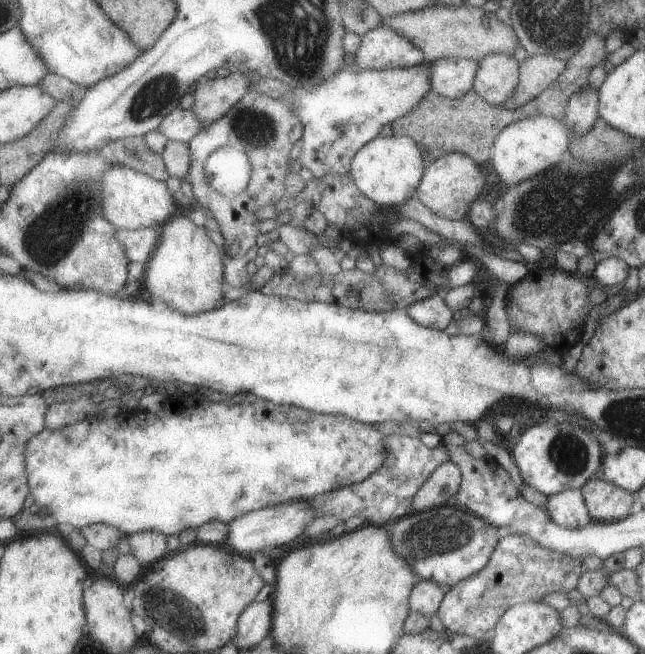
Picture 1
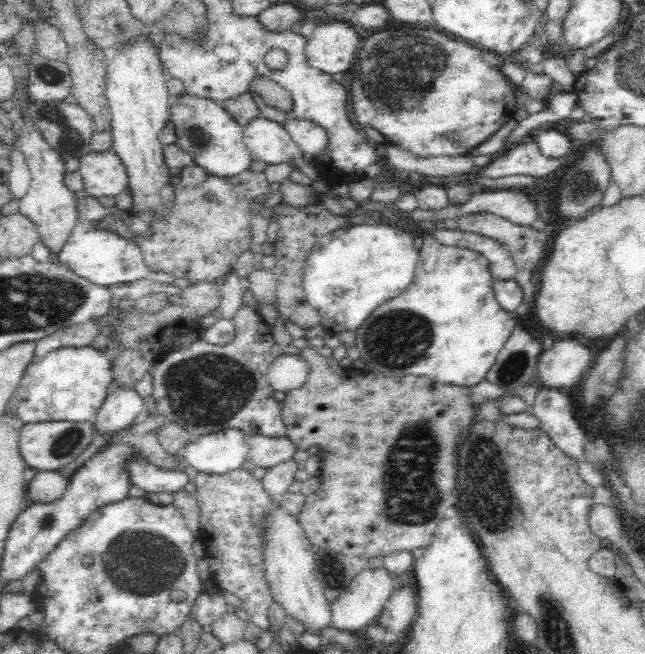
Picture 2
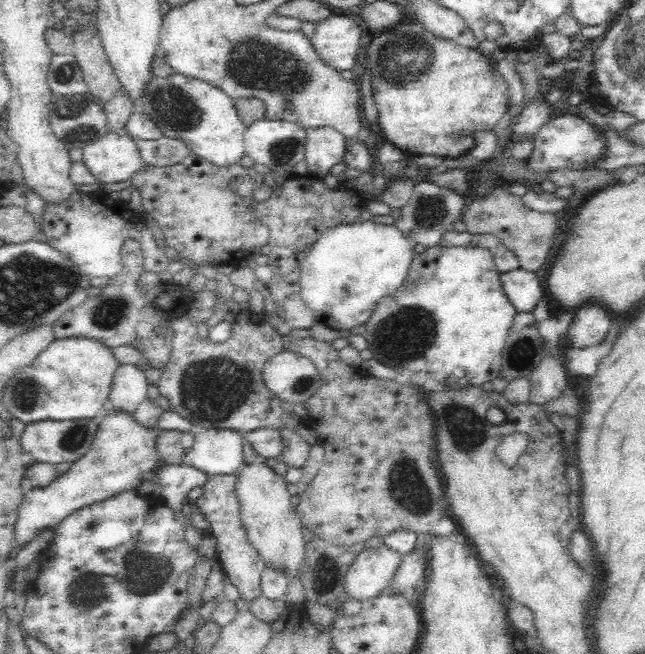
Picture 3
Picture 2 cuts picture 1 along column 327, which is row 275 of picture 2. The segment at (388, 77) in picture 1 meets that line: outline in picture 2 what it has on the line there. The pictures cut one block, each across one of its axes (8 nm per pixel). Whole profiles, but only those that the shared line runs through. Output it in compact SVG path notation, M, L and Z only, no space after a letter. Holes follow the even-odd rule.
M83 197L77 199L77 220L72 232L66 238L64 246L56 254L59 262L74 271L80 277L88 279L92 284L108 287L110 284L150 280L151 282L172 283L176 280L169 273L154 272L146 265L142 251L133 239L124 238L116 232L98 228L98 222L104 216L116 216L129 226L134 233L144 233L148 230L149 220L142 214L135 214L131 209L120 210L117 207L106 207L97 198Z

